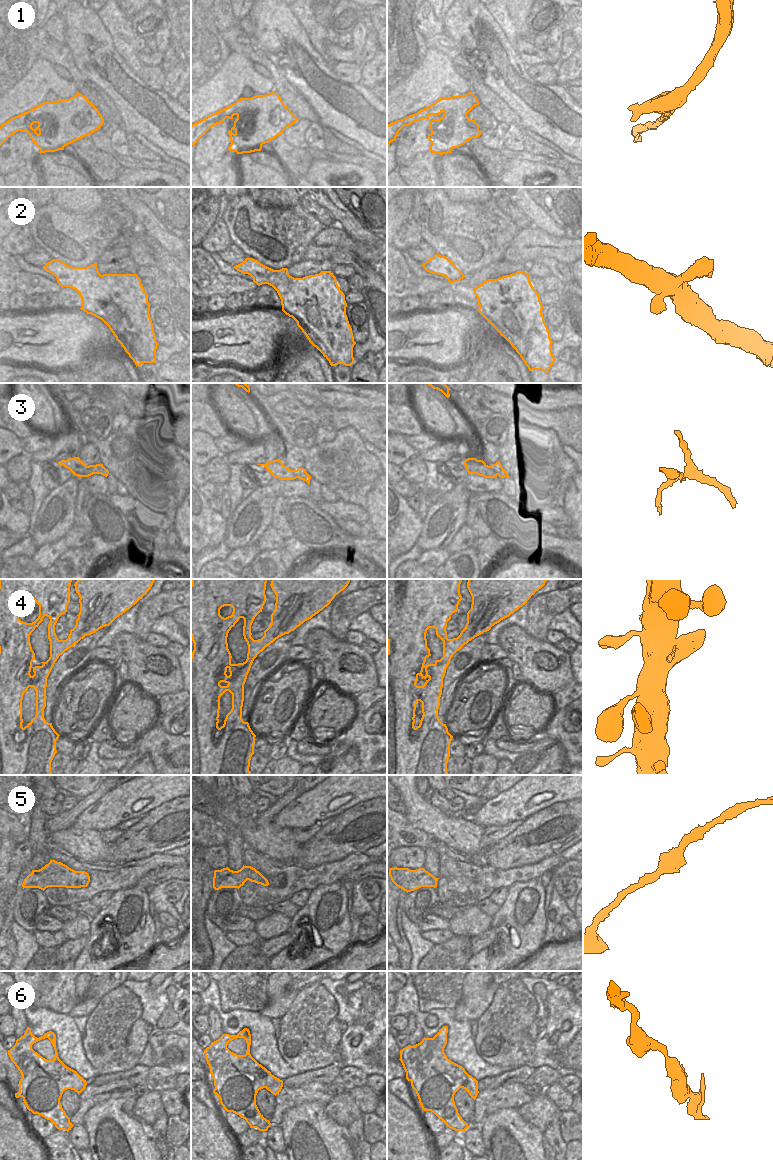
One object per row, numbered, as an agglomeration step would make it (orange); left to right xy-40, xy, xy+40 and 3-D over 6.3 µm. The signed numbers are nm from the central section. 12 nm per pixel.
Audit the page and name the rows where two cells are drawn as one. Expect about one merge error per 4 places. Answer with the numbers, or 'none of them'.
3

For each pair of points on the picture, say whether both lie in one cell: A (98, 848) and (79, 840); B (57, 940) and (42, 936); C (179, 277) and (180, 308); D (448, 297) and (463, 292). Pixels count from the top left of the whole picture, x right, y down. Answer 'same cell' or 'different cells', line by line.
A: same cell
B: same cell
C: same cell
D: different cells

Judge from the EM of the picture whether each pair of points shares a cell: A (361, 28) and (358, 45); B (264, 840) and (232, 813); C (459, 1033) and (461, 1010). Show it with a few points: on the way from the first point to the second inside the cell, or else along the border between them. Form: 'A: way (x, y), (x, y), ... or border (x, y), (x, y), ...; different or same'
A: way (360, 32), (358, 41); same
B: way (256, 836), (240, 821); same
C: border (453, 1009), (454, 1016), (459, 1021), (476, 1020); different

